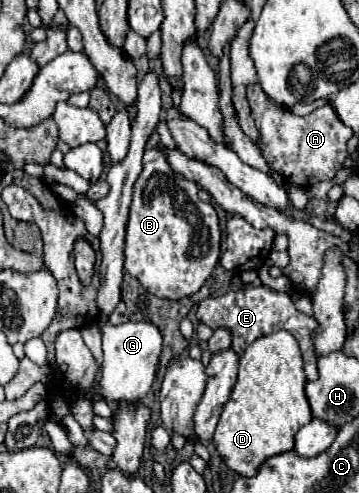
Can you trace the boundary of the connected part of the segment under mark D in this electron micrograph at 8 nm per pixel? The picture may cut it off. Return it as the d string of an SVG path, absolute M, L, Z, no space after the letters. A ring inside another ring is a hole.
M289 331L259 337L245 349L239 359L237 383L229 401L223 405L215 429L217 451L231 471L243 477L255 477L263 461L293 449L295 433L313 419L305 397L305 383L303 357Z

